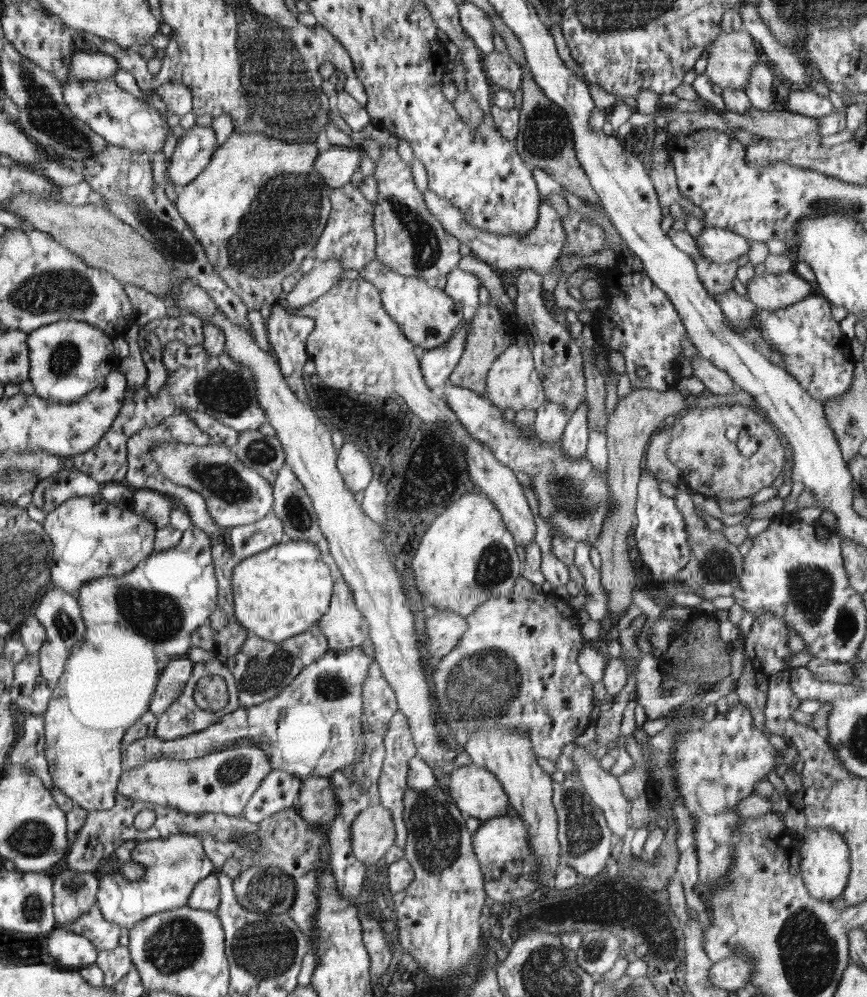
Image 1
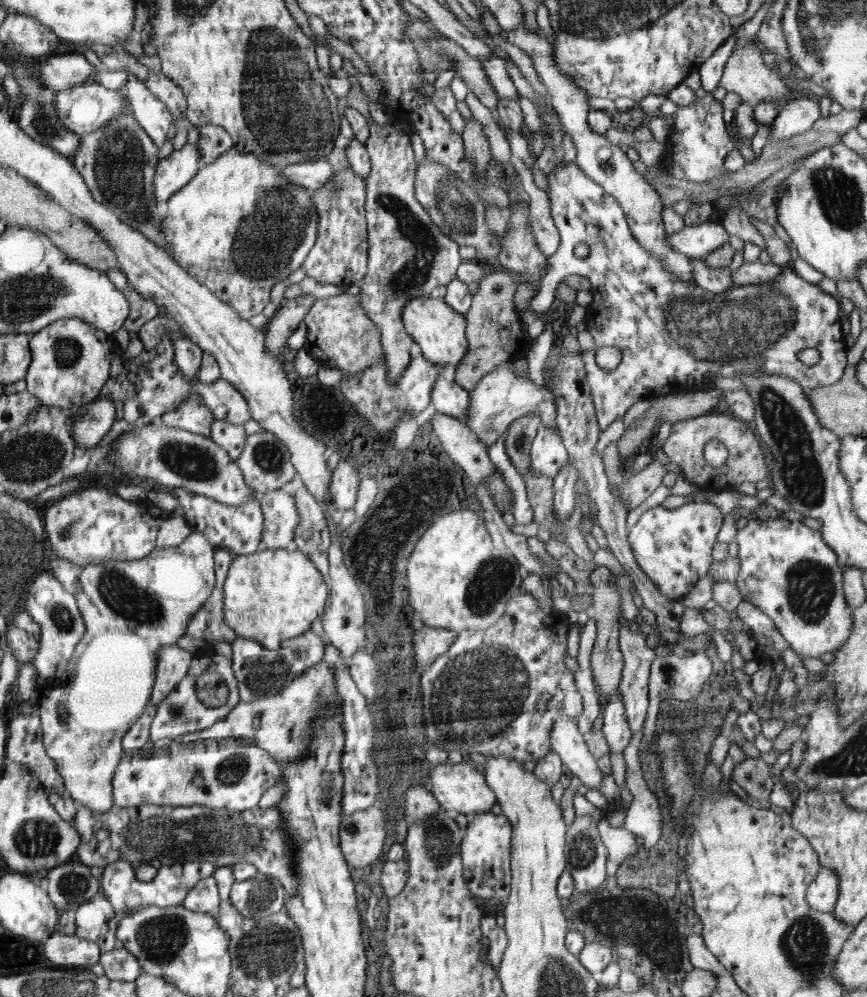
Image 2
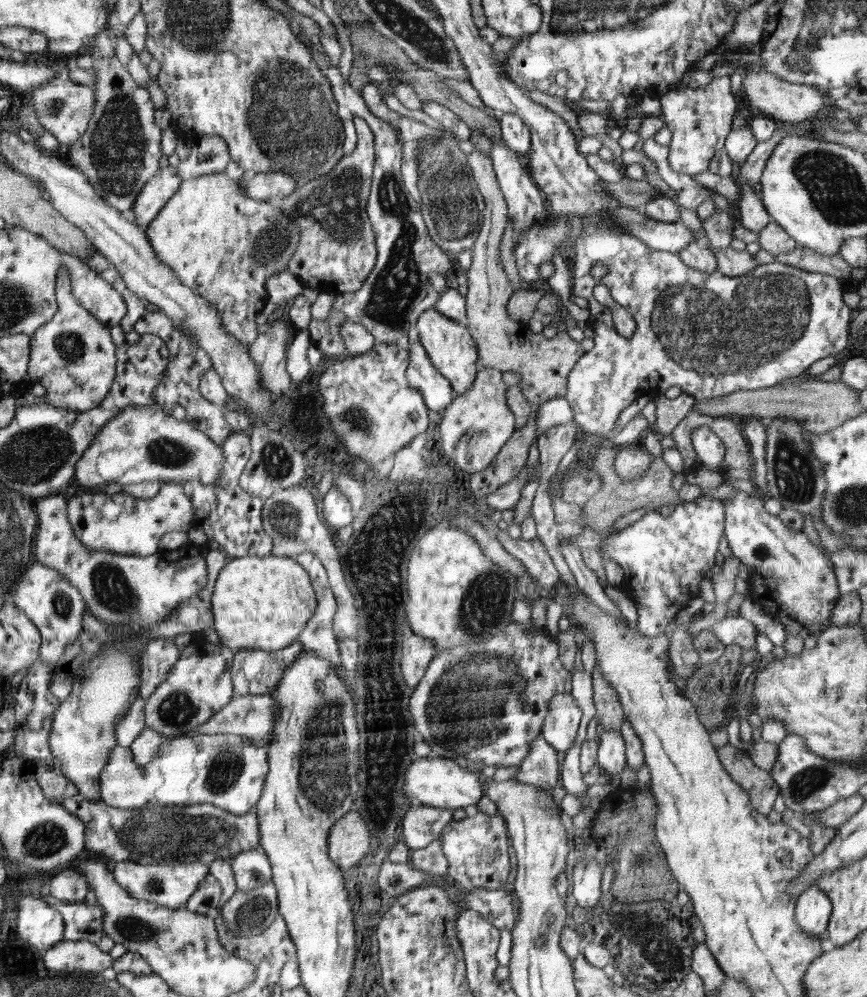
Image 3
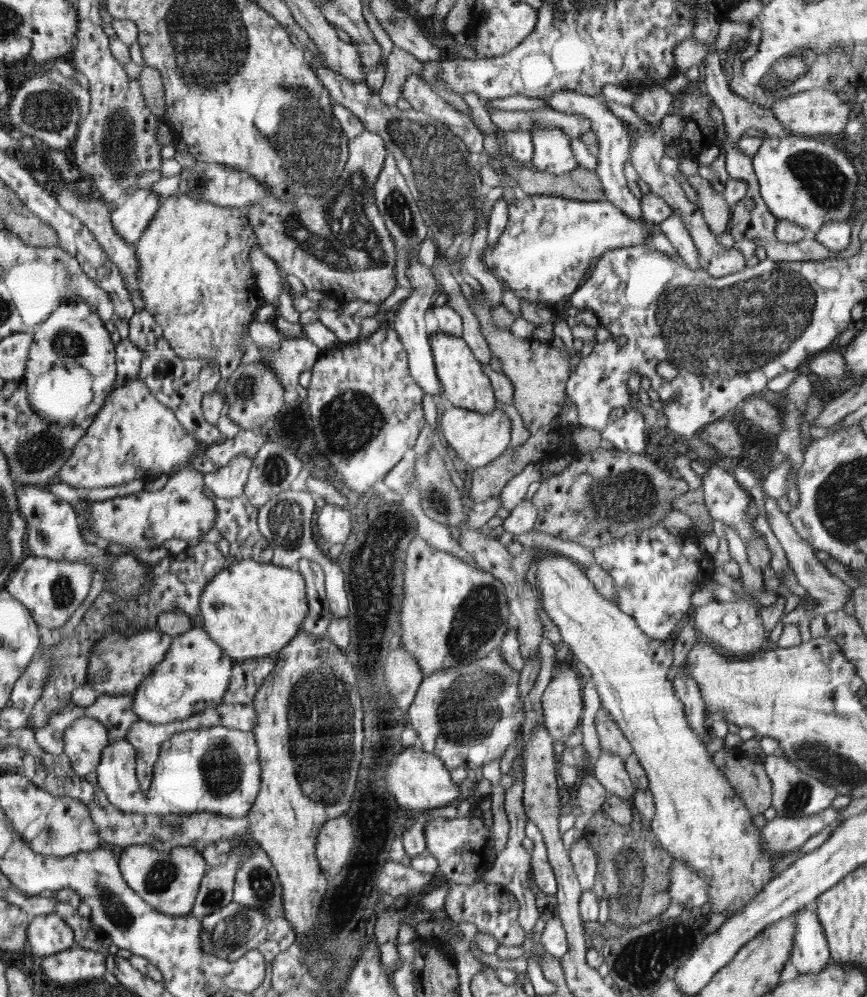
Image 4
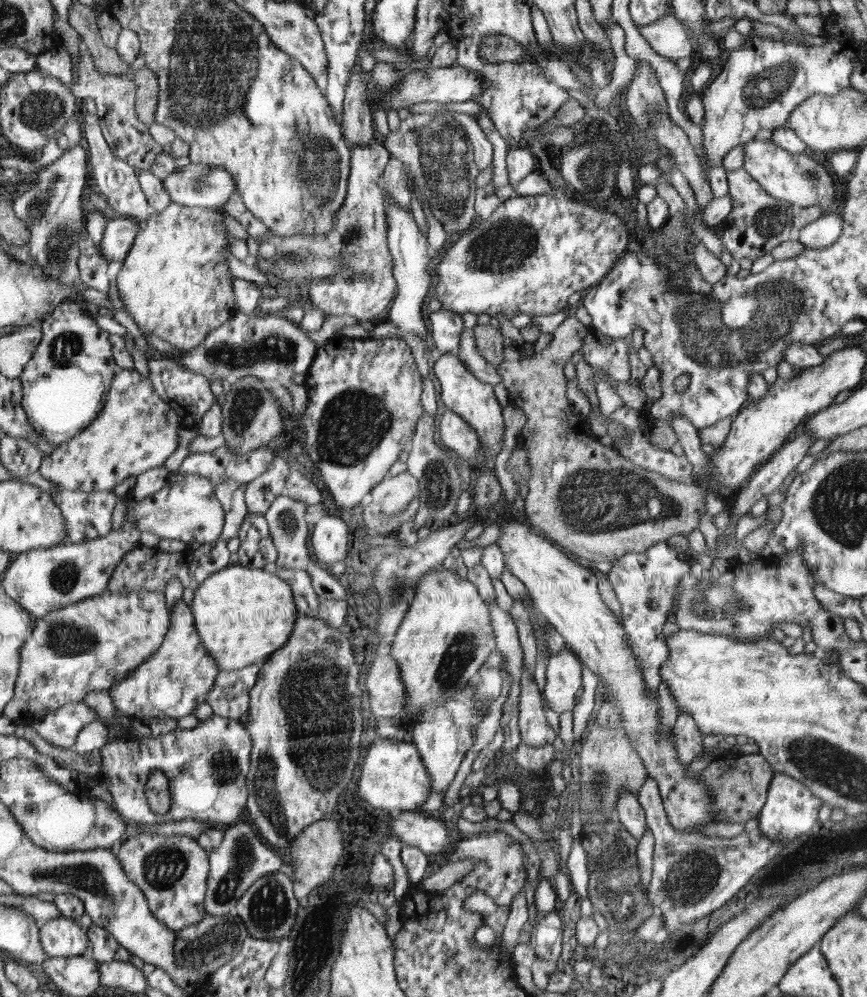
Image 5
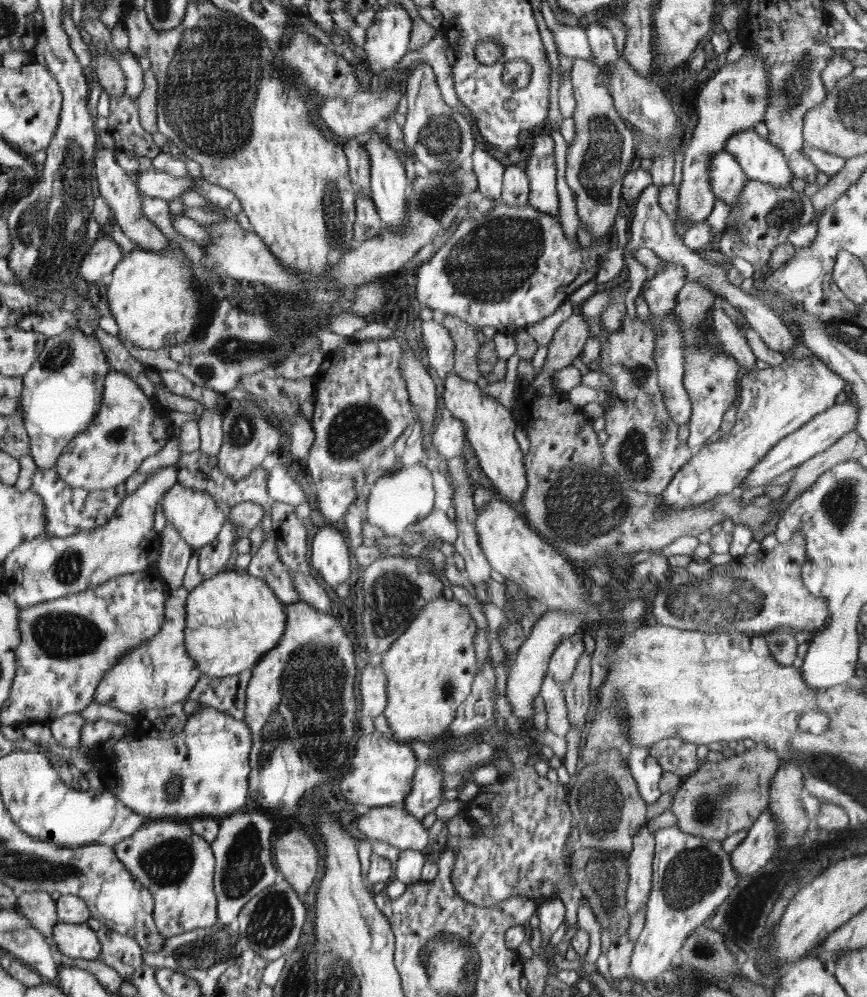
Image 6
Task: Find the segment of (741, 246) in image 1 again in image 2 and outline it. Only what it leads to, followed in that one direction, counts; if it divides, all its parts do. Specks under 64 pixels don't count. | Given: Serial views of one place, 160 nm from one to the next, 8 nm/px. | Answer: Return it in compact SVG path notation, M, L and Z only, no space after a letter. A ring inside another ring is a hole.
M710 220L697 226L686 226L678 232L667 232L669 245L688 258L703 258L729 243L729 234L722 224Z

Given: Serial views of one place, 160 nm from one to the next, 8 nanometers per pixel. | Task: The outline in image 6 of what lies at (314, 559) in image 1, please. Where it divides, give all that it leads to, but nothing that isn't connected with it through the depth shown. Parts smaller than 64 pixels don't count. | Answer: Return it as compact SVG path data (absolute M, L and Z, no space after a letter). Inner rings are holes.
M224 570L204 579L187 598L187 626L185 644L188 656L196 661L196 666L204 675L227 677L252 669L263 656L279 644L285 634L287 614L285 603L279 599L275 588L261 578L256 578L245 570Z

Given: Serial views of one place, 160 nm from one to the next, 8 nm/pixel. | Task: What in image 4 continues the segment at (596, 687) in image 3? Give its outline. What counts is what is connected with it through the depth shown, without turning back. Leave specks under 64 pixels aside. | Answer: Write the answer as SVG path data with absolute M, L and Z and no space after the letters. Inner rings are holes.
M600 707L596 713L595 729L600 741L601 752L612 751L623 758L623 763L633 754L630 741L624 736L619 725L614 722L610 713L604 707Z

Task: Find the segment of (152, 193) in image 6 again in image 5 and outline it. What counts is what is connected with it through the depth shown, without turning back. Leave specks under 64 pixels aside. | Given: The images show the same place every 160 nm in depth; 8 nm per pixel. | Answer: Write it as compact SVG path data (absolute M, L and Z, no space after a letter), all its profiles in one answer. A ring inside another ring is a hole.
M191 162L175 171L162 181L172 203L189 207L224 208L237 190L234 178L220 167L207 164L195 167Z

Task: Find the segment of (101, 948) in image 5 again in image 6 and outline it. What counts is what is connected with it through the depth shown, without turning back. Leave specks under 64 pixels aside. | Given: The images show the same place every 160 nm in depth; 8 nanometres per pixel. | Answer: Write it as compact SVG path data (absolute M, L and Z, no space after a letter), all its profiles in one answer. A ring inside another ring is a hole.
M107 927L98 930L102 954L99 958L125 980L143 963L141 946L130 936L119 934Z

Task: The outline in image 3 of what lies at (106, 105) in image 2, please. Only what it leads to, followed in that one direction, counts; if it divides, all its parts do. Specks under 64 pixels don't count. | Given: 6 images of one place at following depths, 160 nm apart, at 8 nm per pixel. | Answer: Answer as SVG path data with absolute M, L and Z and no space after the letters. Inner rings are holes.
M71 75L53 78L26 96L34 106L38 122L56 137L59 144L70 146L76 143L87 130L97 102L94 88L76 83L71 79Z

